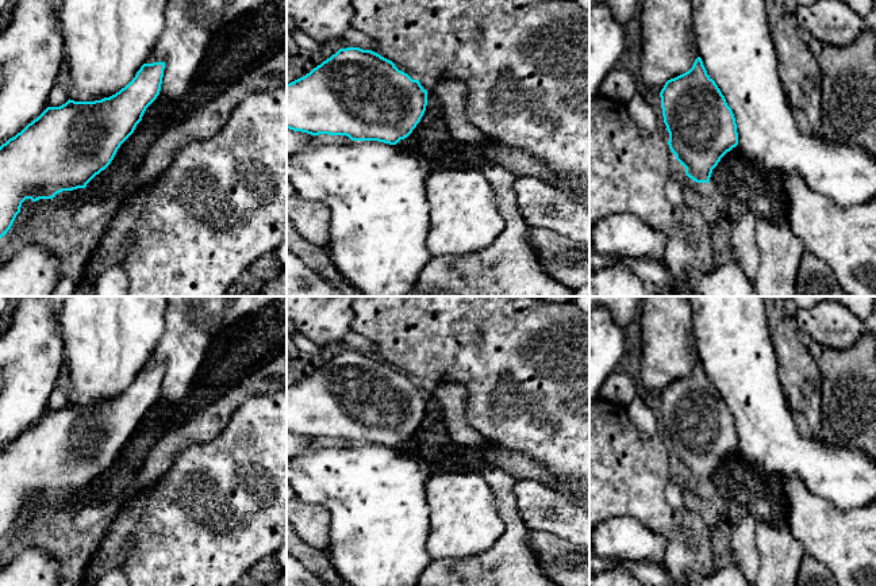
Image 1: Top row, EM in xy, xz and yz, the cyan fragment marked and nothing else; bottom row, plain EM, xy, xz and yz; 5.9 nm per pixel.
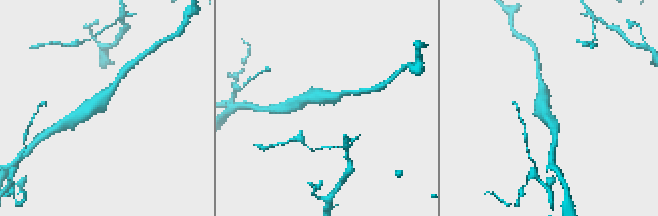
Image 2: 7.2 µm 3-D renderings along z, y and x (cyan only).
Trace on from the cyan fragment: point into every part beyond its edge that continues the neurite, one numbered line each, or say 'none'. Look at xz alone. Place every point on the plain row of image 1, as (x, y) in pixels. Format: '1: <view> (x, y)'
none

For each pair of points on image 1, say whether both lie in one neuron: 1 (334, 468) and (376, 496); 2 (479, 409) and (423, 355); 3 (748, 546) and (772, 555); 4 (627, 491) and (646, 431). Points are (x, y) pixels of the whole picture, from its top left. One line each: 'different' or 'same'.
1: same
2: same
3: different
4: different

